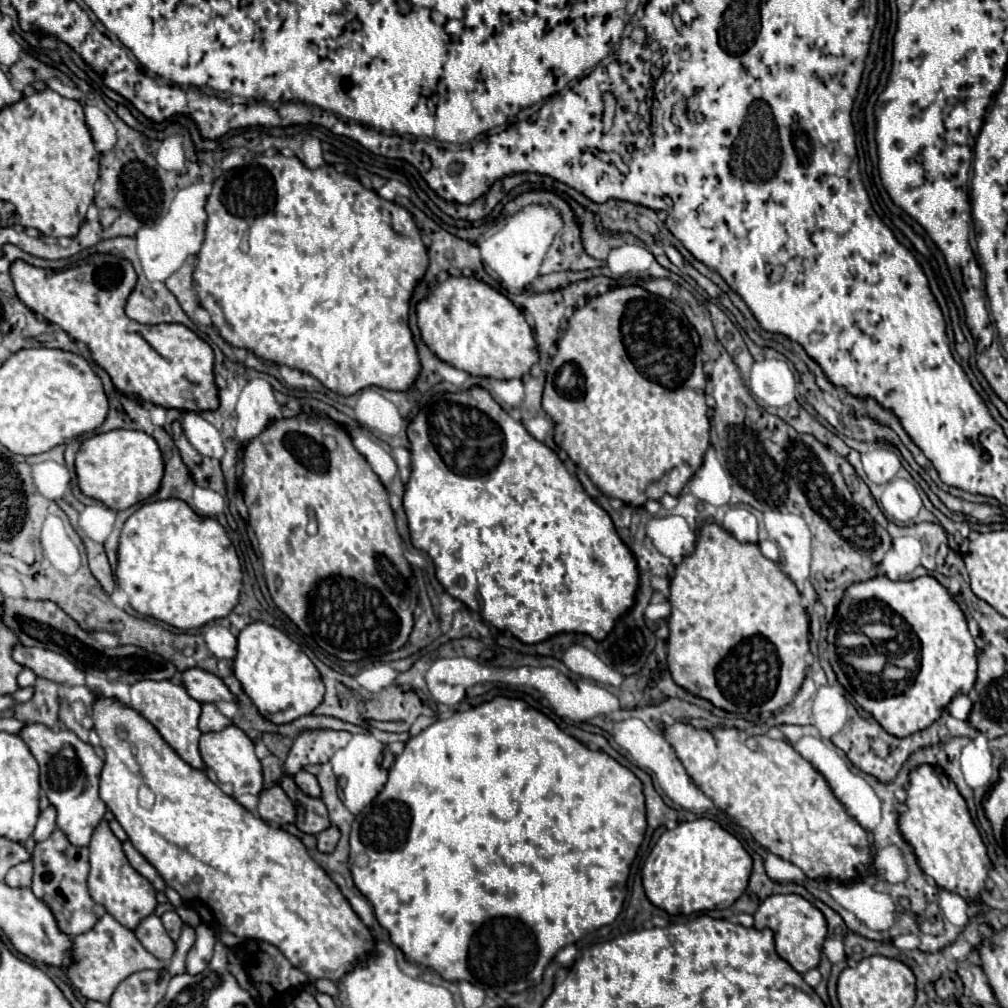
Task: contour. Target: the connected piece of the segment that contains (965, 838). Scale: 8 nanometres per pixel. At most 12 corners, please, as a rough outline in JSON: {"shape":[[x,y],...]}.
{"shape":[[940,767],[910,773],[902,837],[922,871],[982,901],[992,869]]}

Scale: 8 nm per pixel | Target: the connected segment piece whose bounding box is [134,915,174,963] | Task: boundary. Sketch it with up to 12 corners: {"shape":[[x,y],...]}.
{"shape":[[148,915],[134,929],[138,941],[164,963],[174,953],[162,921]]}

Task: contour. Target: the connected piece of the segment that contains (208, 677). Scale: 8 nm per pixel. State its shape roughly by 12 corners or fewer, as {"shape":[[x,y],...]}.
{"shape":[[182,671],[180,683],[198,703],[236,701],[220,677]]}

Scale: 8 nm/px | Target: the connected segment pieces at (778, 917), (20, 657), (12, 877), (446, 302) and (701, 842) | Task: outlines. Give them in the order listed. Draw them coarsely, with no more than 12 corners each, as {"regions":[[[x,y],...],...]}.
{"regions":[[[772,895],[754,913],[776,953],[814,969],[826,919],[800,895]],[[14,645],[18,665],[68,685],[84,675],[60,653]],[[32,863],[14,865],[4,881],[10,887],[30,887]],[[476,277],[418,303],[422,341],[474,377],[538,363],[520,309]],[[716,821],[662,833],[642,885],[668,915],[730,907],[752,857]]]}

